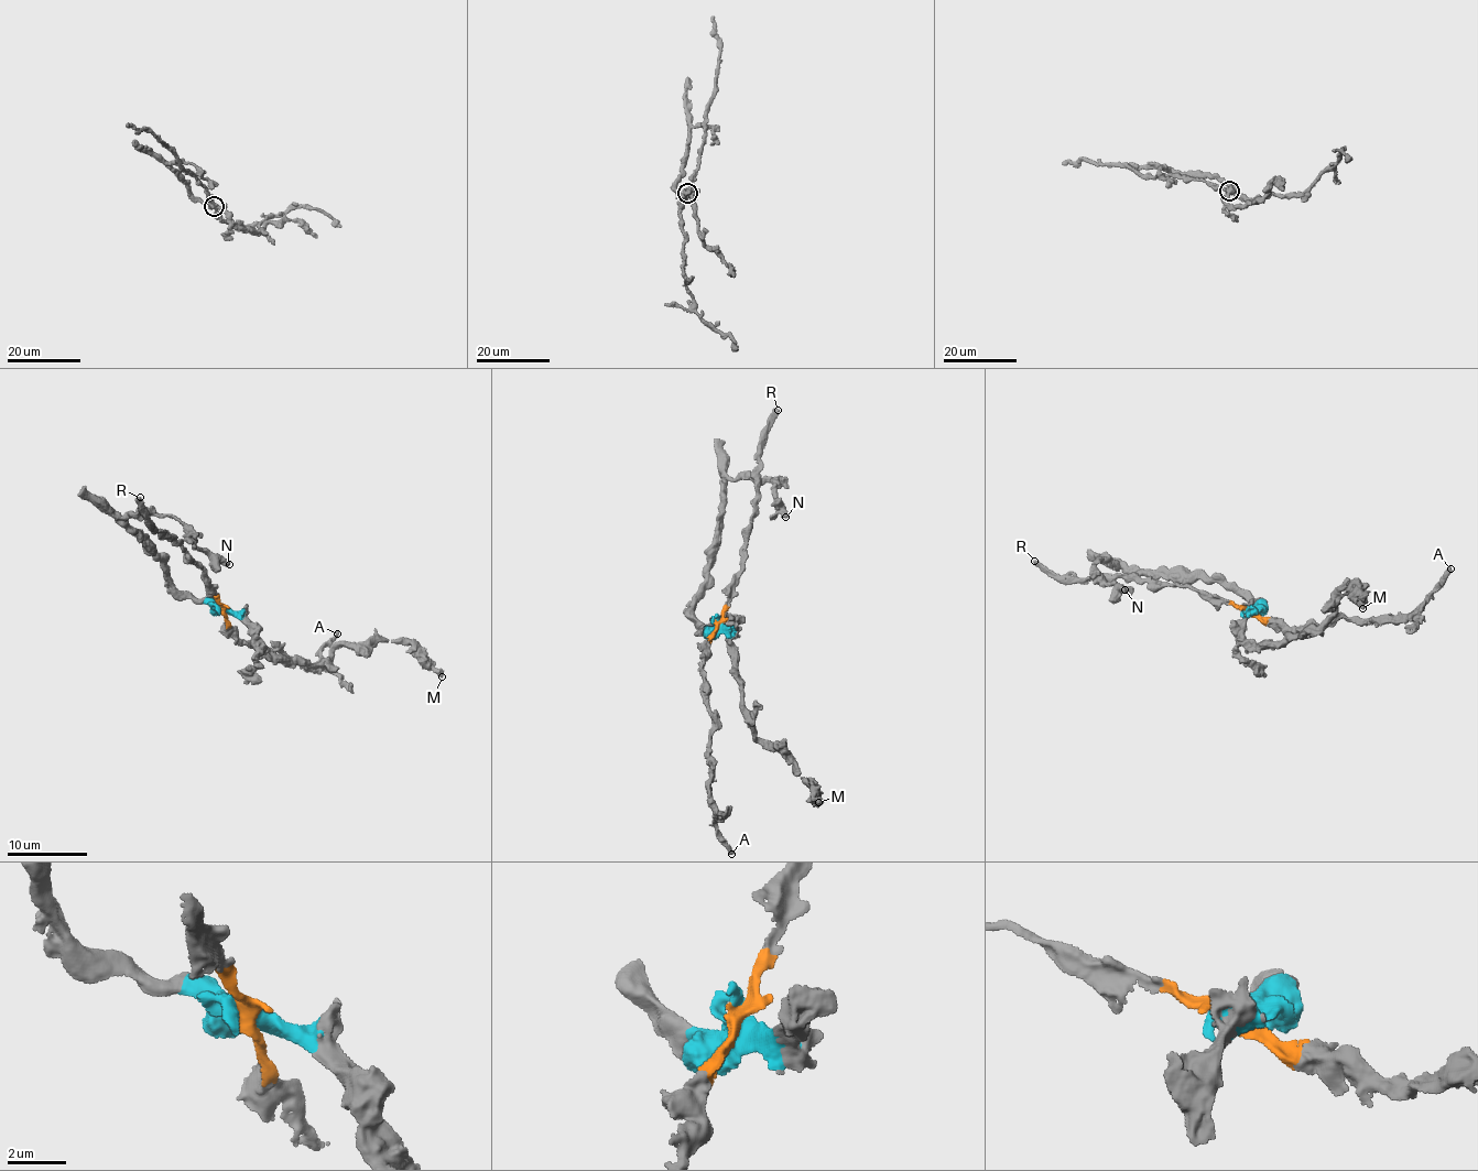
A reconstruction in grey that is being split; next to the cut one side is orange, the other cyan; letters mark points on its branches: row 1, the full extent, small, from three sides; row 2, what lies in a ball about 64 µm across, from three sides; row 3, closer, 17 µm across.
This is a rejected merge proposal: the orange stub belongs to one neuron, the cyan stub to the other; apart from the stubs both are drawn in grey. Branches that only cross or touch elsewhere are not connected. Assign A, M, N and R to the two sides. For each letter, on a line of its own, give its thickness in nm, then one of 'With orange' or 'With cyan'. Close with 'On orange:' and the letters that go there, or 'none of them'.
A: Thickness 300 nm. With orange
M: Thickness 420 nm. With cyan
N: Thickness 440 nm. With cyan
R: Thickness 340 nm. With orange
On orange: A, R

